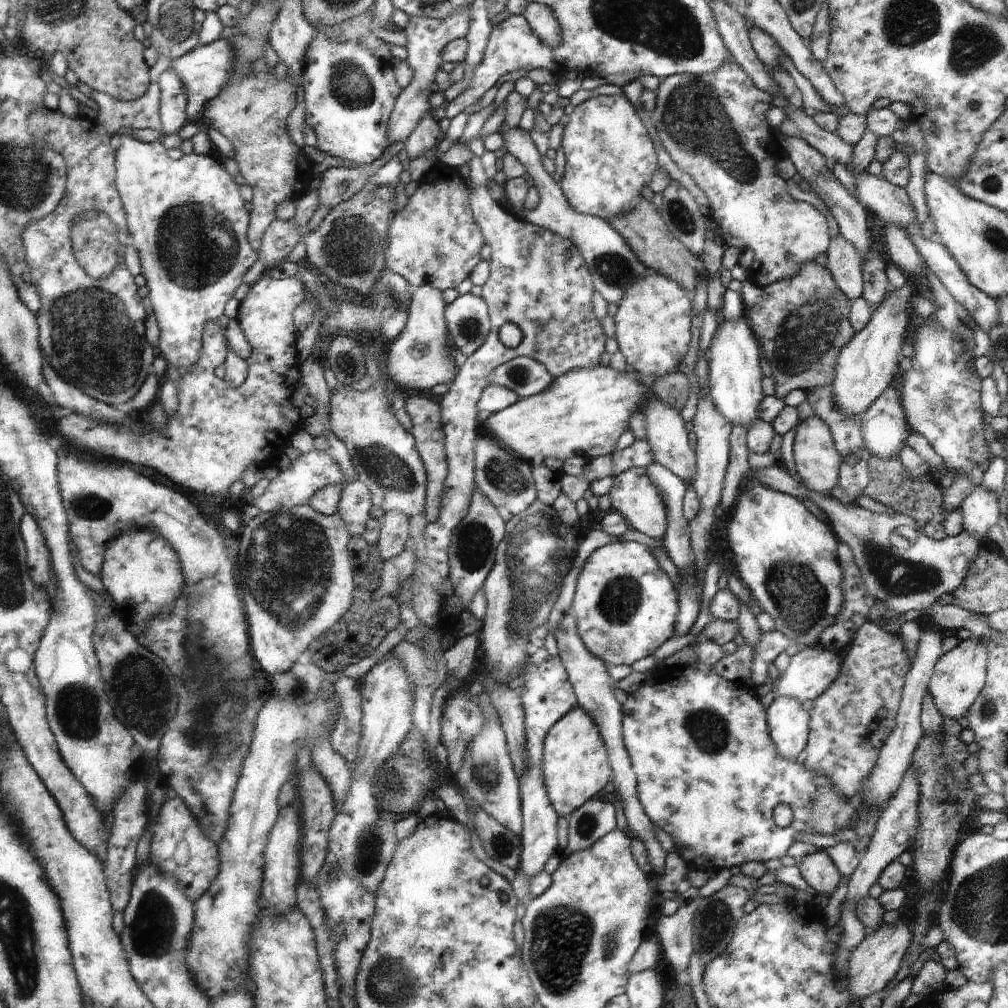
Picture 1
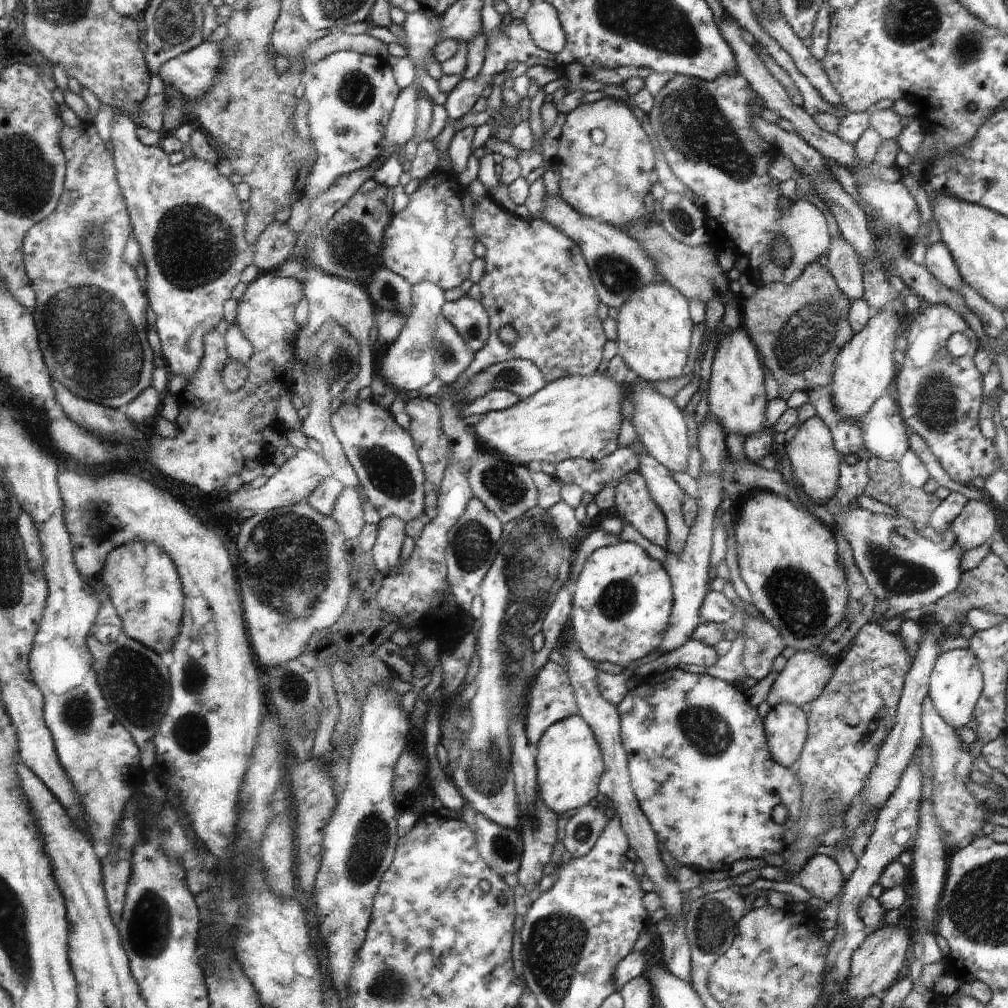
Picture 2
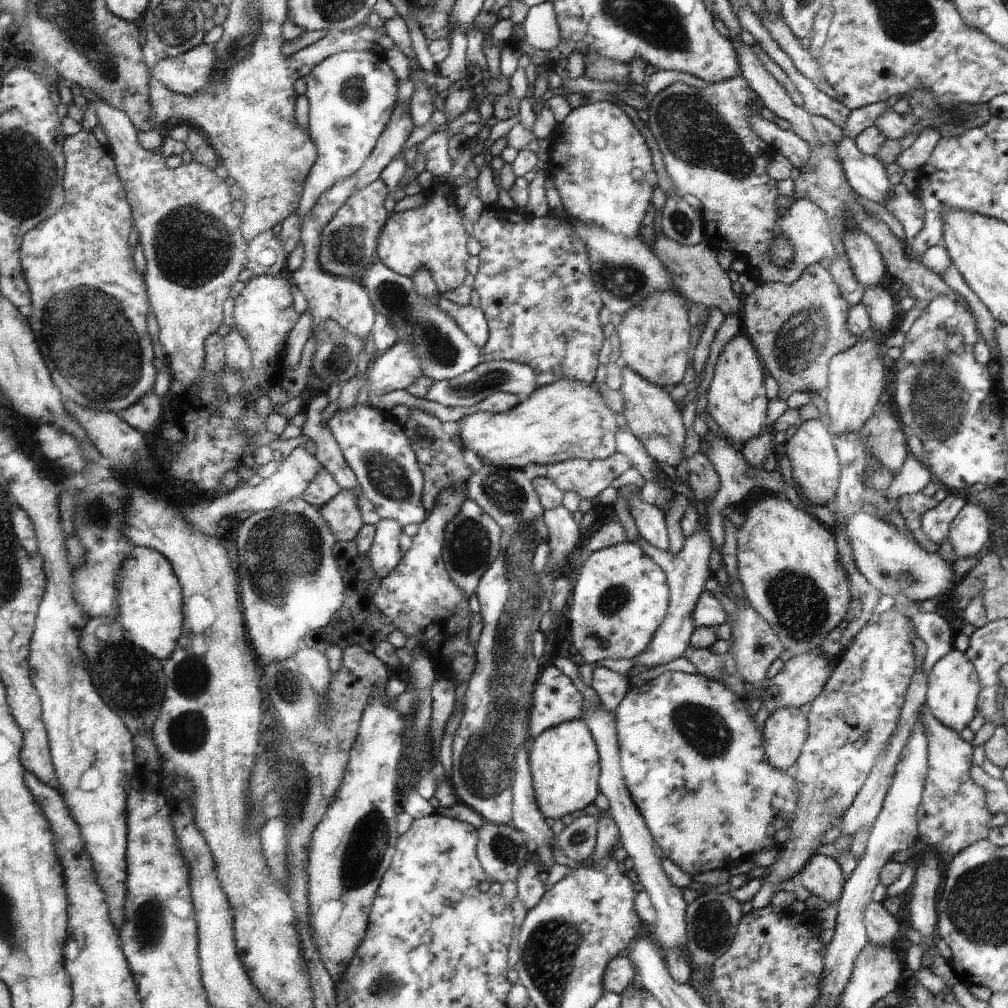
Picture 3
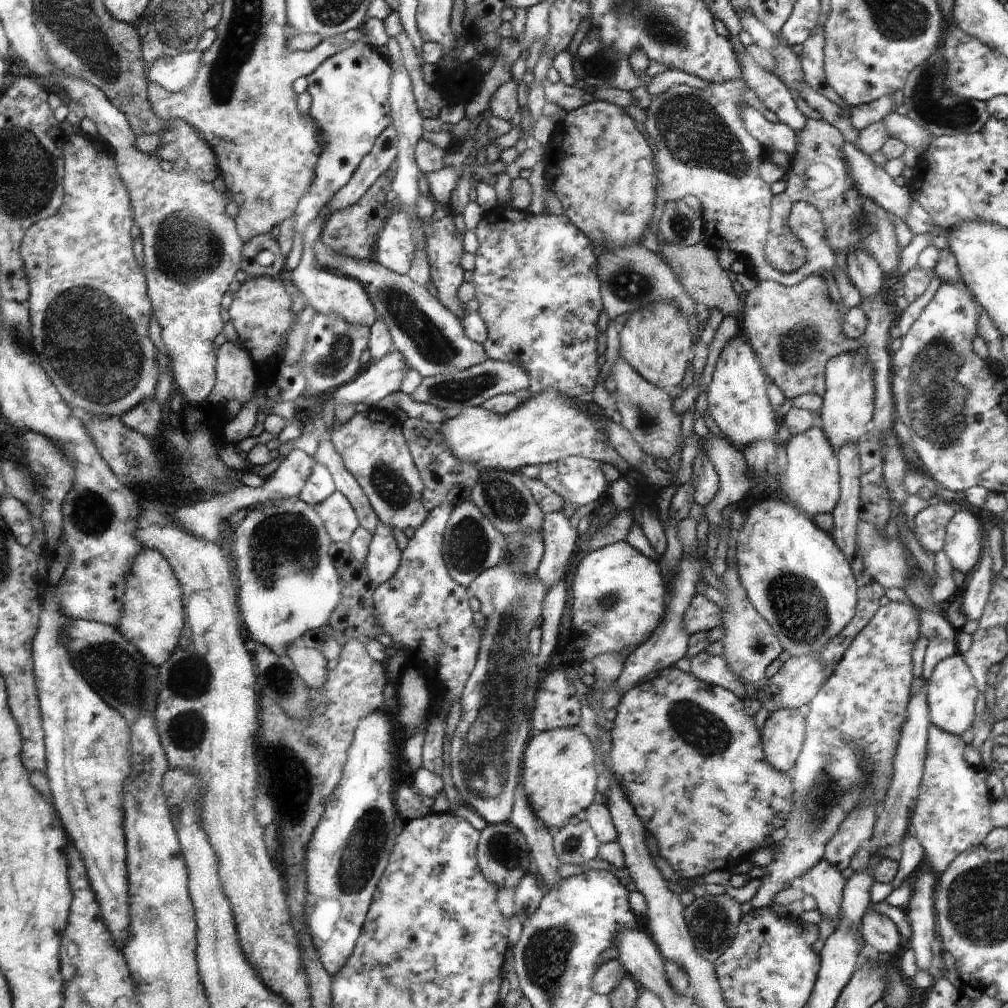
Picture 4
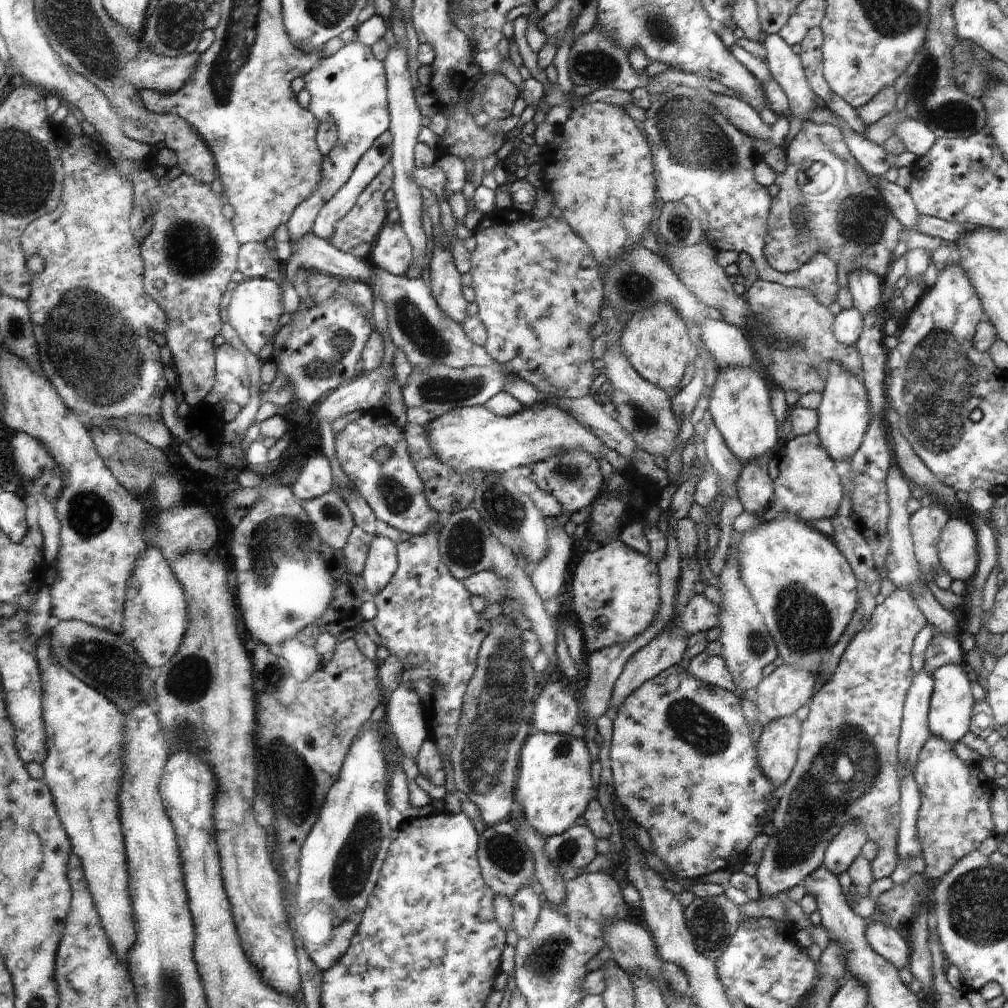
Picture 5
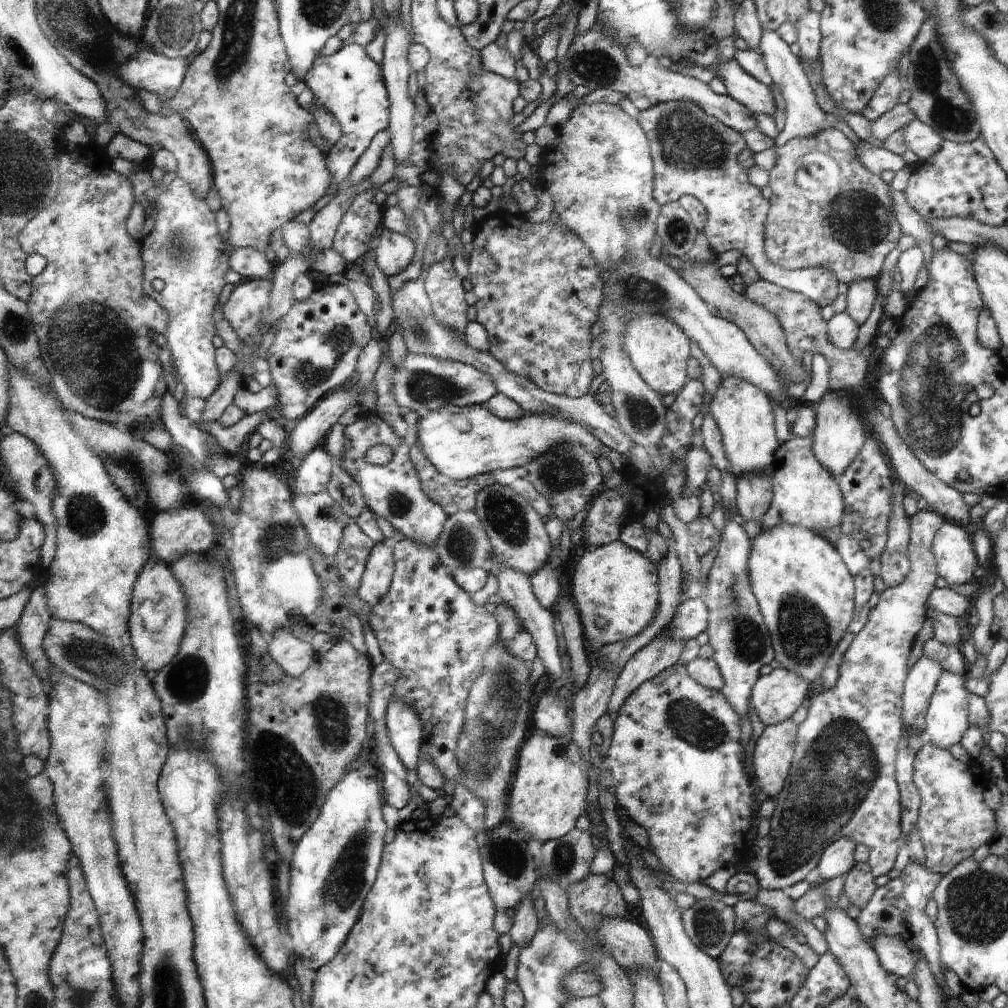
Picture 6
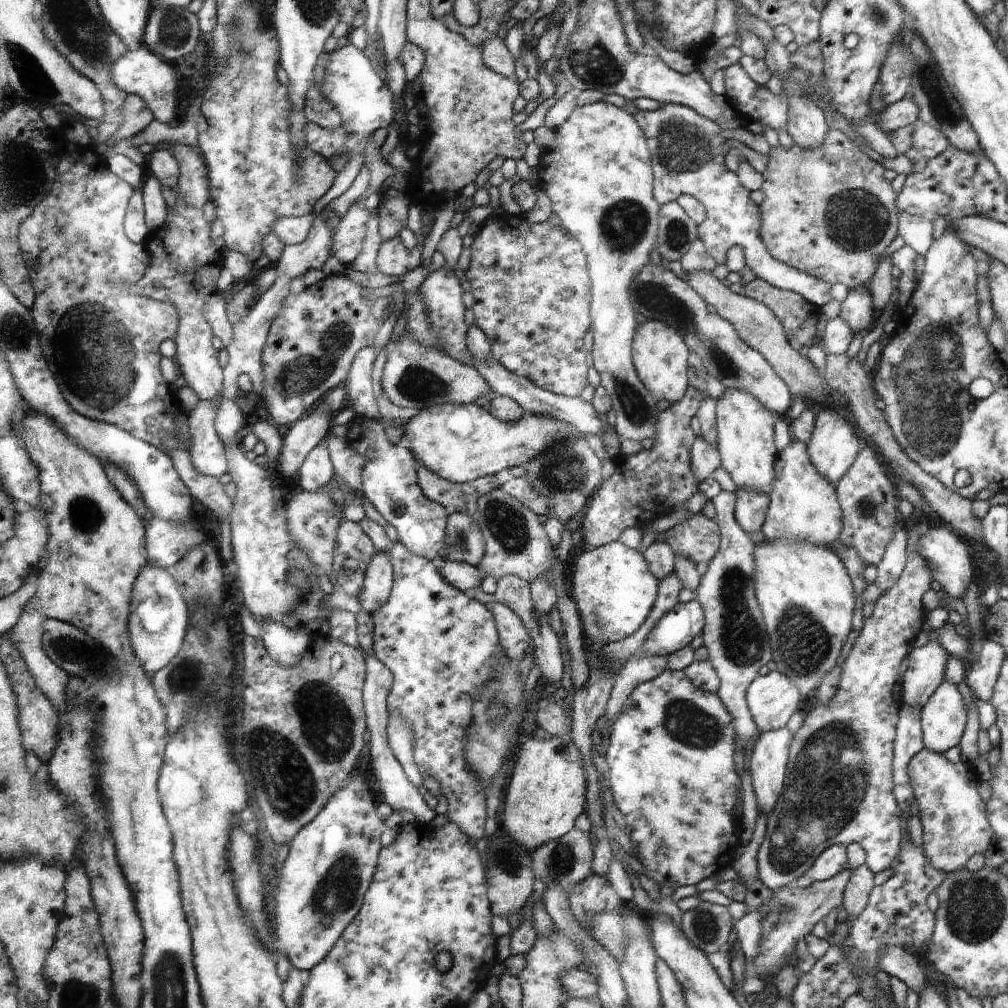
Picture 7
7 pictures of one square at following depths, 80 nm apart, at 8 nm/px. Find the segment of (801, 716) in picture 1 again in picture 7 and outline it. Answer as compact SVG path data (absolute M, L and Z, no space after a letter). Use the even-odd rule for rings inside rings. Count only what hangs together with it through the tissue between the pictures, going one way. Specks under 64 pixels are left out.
M784 727L778 730L762 732L755 743L746 769L752 775L754 792L757 803L760 805L759 812L763 810L765 813L770 814L778 797L783 794L783 782L787 776L787 762L790 760L792 741L792 731L788 727Z

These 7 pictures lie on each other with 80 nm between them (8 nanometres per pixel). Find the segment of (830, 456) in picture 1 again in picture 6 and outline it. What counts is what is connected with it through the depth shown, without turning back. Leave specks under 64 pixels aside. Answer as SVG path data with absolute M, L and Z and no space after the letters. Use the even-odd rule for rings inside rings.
M792 435L781 450L771 477L773 497L769 509L759 518L761 528L788 523L803 526L817 535L822 535L823 528L838 528L844 510L843 494L838 478L816 458L812 438Z

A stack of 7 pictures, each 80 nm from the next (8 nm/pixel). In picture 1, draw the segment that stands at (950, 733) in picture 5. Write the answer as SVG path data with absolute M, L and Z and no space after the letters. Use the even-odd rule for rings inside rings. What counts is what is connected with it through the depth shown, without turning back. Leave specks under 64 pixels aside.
M980 638L961 641L951 651L943 654L936 662L932 678L929 680L929 692L936 708L943 717L959 721L967 716L968 709L974 704L984 688L987 675L987 650Z

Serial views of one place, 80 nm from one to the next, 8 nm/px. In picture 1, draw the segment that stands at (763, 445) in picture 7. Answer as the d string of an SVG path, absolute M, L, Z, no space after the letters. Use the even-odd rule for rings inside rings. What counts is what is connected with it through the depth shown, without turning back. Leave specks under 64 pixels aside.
M743 318L724 321L714 333L708 348L709 393L713 405L725 416L730 425L746 425L749 428L758 416L758 402L762 394L762 368L760 346L756 334Z

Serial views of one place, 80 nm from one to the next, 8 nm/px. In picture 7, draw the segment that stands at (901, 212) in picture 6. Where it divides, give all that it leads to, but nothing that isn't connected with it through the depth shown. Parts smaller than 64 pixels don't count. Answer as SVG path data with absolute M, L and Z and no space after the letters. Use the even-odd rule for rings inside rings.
M899 213L897 227L899 235L905 240L905 244L910 245L920 256L930 248L935 239L933 221L924 217Z

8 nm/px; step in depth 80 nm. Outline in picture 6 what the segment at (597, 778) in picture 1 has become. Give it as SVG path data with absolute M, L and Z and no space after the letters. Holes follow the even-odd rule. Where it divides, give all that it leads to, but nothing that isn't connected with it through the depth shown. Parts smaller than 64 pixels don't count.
M535 732L529 736L520 753L519 769L516 770L516 778L512 785L509 824L513 828L525 830L528 840L540 840L544 843L570 833L576 820L586 812L586 808L589 808L586 806L586 792L589 792L589 786L586 784L589 778L586 778L584 768L580 768L582 759L580 746L569 736L539 736Z

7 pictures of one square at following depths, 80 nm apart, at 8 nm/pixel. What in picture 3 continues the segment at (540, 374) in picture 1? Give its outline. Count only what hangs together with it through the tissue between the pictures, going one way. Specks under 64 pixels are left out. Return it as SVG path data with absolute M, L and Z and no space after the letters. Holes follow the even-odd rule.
M488 361L478 363L472 370L450 380L436 381L423 398L433 400L446 408L468 408L474 406L492 393L504 391L519 397L530 397L538 388L536 371L527 364L514 361Z

